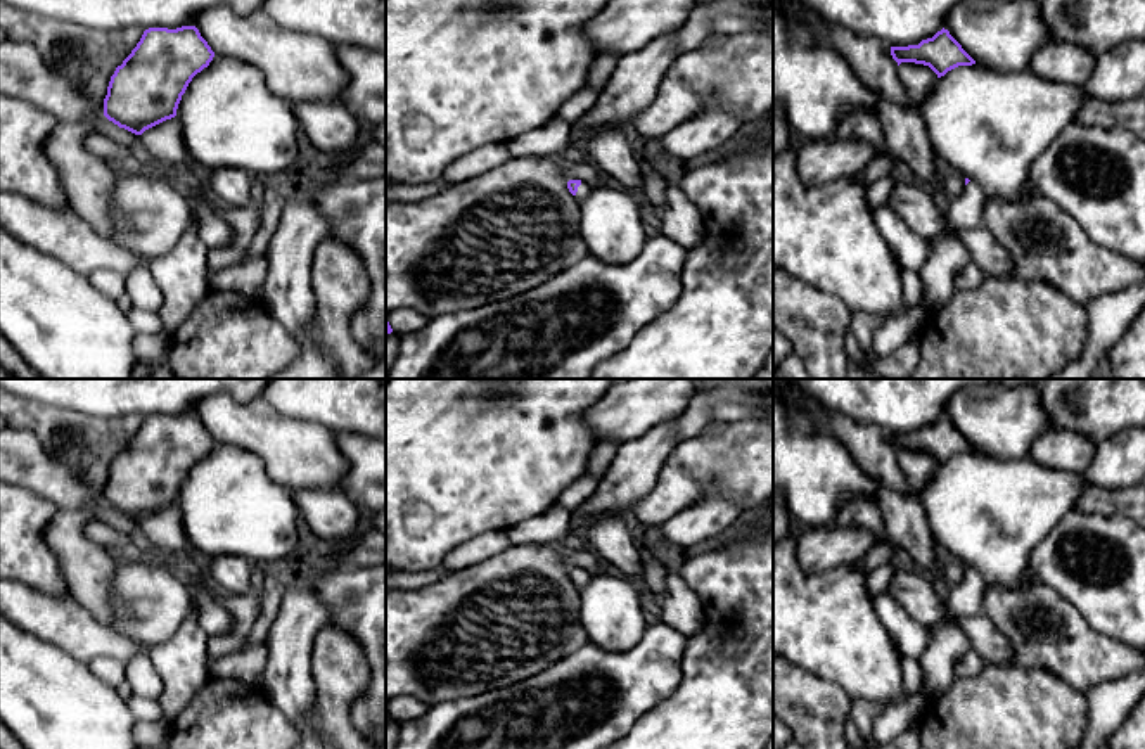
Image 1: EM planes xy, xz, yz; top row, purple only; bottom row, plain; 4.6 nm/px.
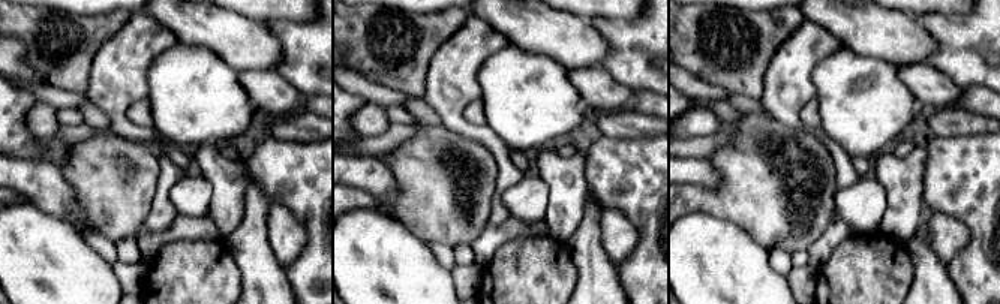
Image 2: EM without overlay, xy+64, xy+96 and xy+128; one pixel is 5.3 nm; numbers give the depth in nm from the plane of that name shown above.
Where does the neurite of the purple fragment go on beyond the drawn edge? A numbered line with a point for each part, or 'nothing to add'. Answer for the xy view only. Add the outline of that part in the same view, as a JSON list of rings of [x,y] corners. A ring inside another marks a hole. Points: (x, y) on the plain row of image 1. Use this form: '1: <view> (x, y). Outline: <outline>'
nothing to add

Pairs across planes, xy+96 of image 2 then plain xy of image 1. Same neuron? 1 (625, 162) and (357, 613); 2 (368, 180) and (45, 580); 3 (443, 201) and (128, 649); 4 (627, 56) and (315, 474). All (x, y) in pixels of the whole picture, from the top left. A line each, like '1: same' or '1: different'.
1: same
2: different
3: different
4: different

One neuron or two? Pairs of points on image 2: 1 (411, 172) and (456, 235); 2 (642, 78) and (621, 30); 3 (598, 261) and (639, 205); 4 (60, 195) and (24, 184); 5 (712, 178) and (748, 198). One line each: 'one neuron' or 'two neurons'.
1: one neuron
2: one neuron
3: two neurons
4: one neuron
5: two neurons

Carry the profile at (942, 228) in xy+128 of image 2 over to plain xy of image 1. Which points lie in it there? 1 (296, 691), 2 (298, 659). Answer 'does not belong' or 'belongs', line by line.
1: does not belong
2: does not belong

